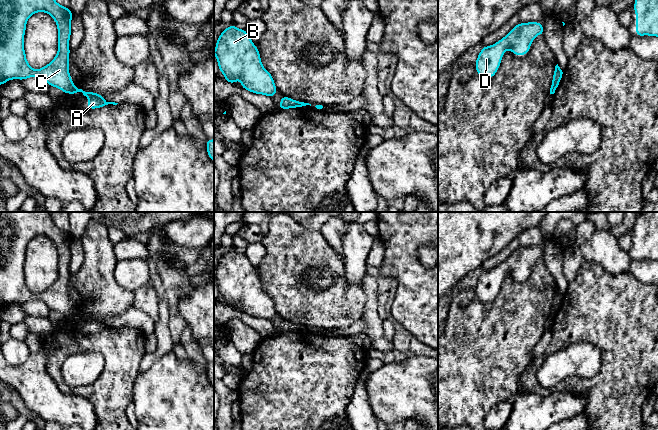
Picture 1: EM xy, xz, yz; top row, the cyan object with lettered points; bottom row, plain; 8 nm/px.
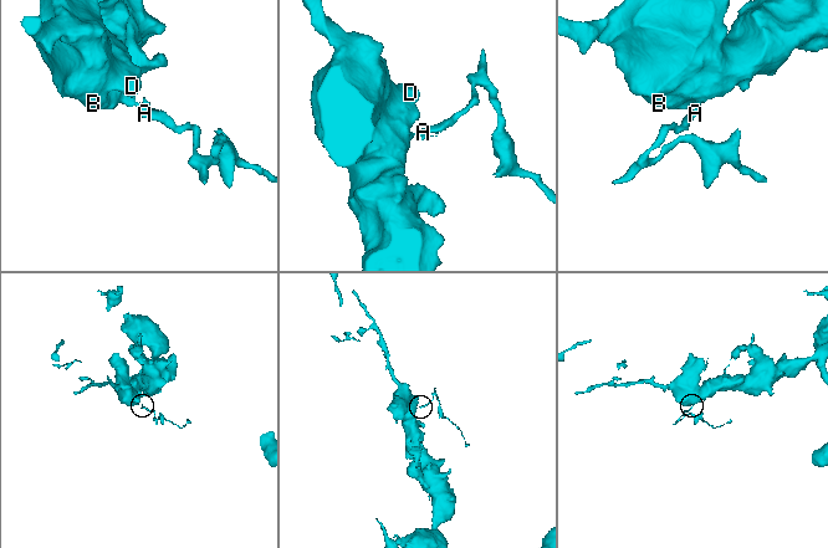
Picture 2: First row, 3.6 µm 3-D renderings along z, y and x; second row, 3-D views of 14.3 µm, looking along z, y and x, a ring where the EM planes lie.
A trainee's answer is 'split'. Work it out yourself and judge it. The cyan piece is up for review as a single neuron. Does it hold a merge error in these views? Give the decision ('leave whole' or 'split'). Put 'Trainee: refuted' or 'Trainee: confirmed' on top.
Trainee: confirmed
split

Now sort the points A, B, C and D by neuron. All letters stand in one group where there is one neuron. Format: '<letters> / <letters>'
A / B C D

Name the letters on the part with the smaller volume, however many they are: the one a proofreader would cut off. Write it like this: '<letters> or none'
A

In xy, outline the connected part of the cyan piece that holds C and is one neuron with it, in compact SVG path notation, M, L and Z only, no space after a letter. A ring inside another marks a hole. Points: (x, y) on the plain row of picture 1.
M0 212L0 310L11 303L24 304L37 300L45 303L50 311L57 311L70 318L74 311L68 287L72 240L69 232L55 225L49 212ZM37 236L46 236L55 244L58 253L58 277L45 291L34 294L27 287L24 259L27 244Z

